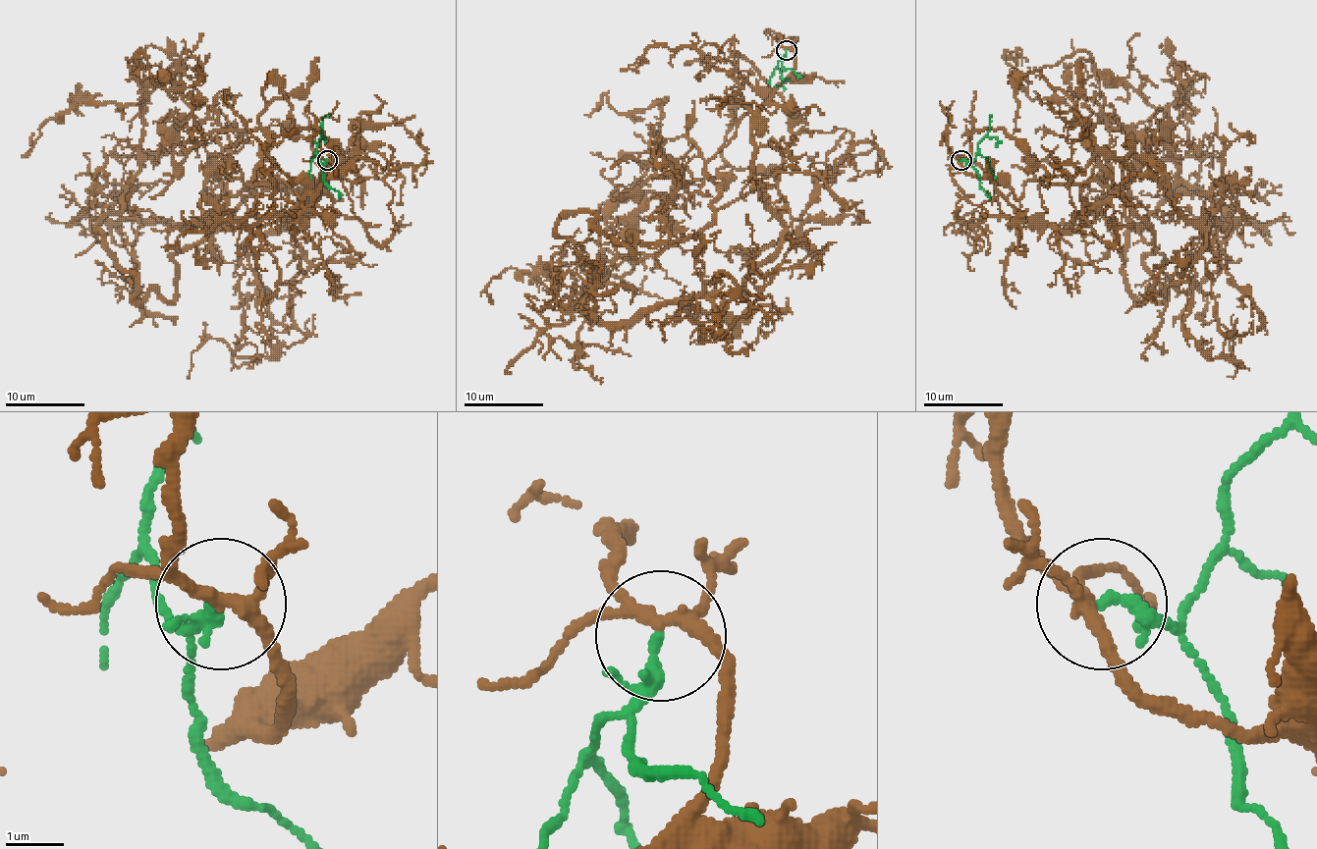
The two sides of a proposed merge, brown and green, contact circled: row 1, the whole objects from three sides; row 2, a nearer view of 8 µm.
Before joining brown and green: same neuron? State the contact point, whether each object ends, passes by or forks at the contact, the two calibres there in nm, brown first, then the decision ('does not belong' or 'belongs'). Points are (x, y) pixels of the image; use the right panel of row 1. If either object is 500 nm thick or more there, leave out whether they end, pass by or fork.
at (961, 160); brown forks there; green passes by; 200 nm thick on the brown side, 180 nm on the other; does not belong

